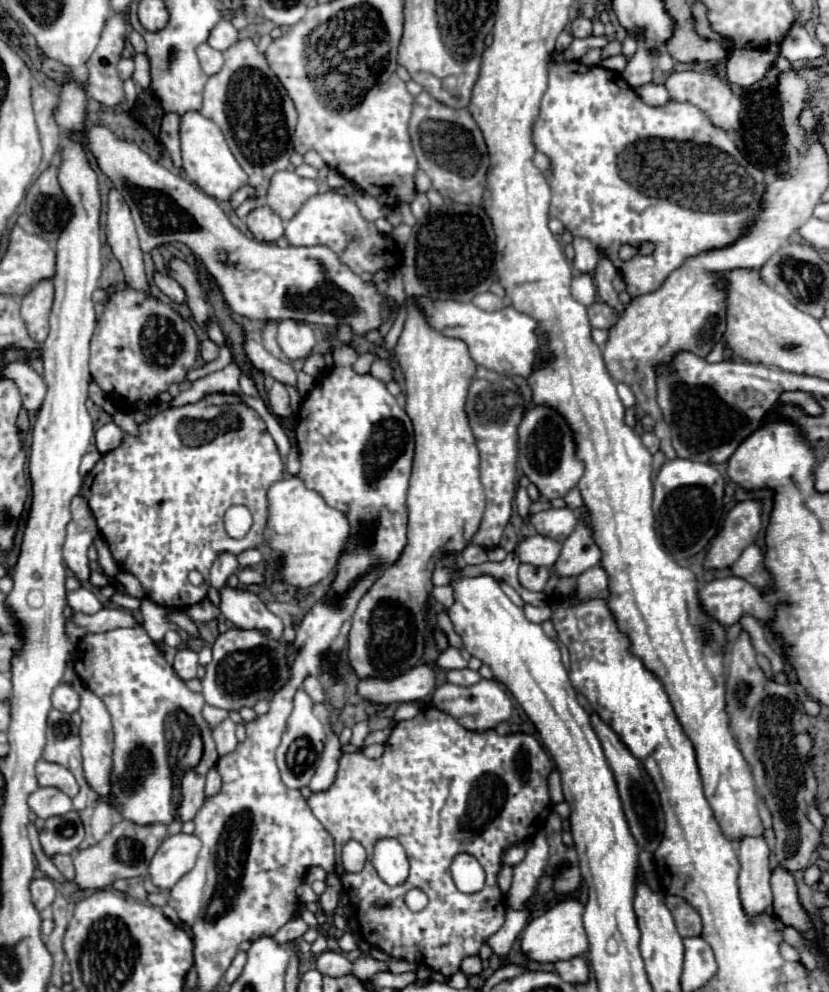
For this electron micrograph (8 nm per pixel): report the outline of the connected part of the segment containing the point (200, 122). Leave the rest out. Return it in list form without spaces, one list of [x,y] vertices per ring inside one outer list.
[[[187,111],[181,117],[181,153],[183,153],[183,169],[187,177],[199,185],[207,195],[213,195],[219,201],[229,201],[231,193],[245,185],[245,173],[235,161],[233,153],[227,147],[227,141],[221,129],[199,111]]]

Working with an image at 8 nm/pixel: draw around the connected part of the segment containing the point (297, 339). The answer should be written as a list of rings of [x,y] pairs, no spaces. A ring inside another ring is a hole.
[[[281,321],[277,325],[277,343],[281,351],[287,355],[287,359],[297,361],[311,355],[315,347],[315,335],[313,329],[307,323],[297,321]]]

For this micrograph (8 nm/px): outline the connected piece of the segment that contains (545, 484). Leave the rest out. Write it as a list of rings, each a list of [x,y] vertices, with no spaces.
[[[535,405],[523,415],[519,425],[519,457],[517,467],[529,477],[531,483],[537,485],[539,493],[547,499],[565,497],[583,477],[585,463],[575,457],[575,437],[565,417],[549,405]]]

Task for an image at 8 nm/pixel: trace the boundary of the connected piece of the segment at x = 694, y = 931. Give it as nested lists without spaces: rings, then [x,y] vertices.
[[[667,895],[665,903],[667,903],[667,907],[675,919],[677,931],[685,939],[701,935],[701,917],[693,911],[693,907],[689,907],[689,903],[685,903],[685,899],[675,897],[675,895]]]

